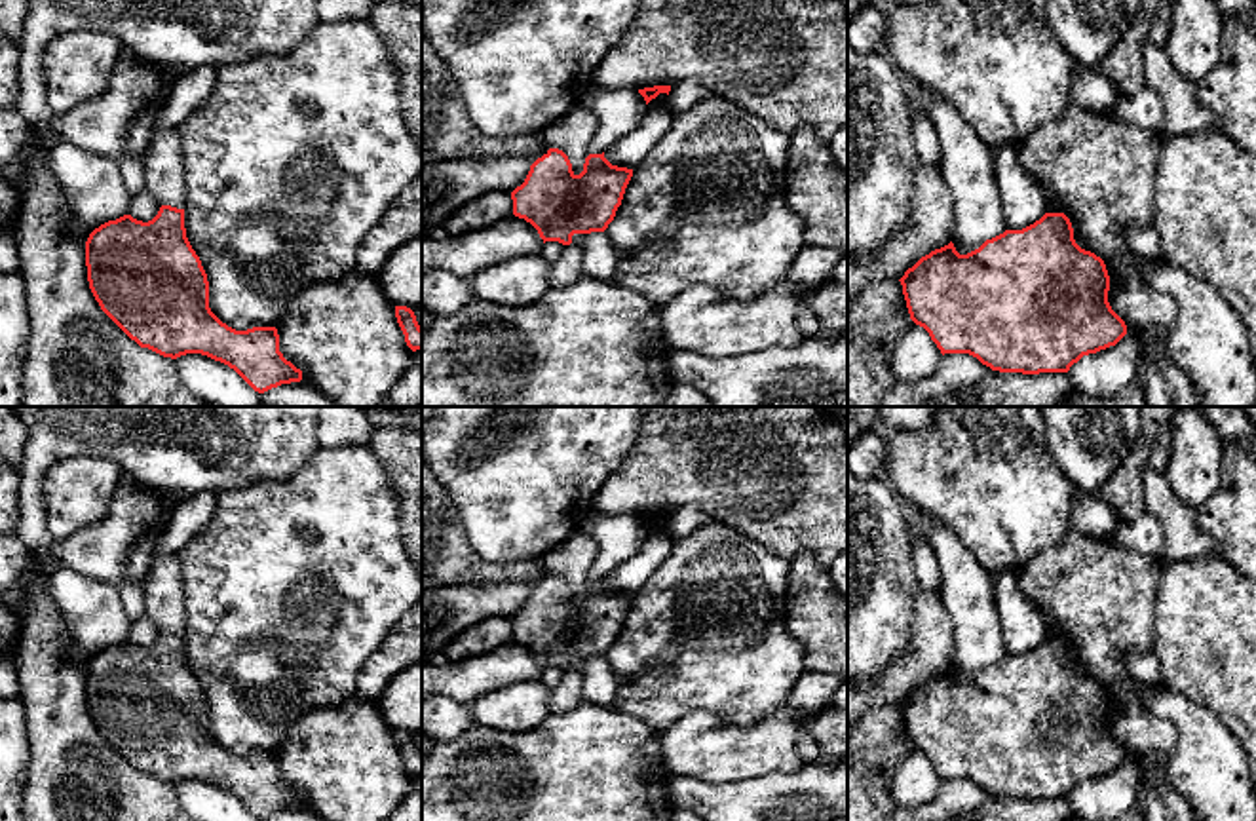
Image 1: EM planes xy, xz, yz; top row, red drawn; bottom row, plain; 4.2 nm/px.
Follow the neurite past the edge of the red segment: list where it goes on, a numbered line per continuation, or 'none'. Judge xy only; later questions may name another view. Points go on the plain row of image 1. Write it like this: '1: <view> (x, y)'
1: xy (162, 590)

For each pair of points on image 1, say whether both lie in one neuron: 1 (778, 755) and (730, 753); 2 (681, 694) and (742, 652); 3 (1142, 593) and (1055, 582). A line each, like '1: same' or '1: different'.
1: same
2: same
3: same

